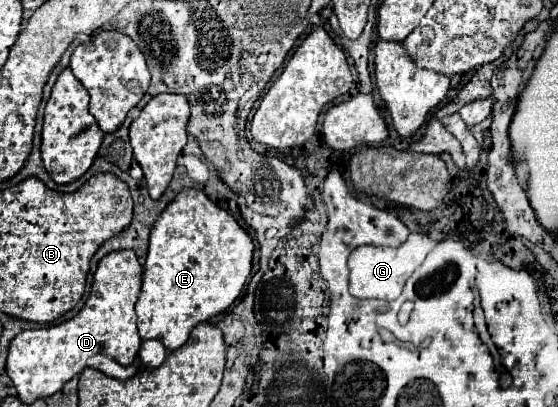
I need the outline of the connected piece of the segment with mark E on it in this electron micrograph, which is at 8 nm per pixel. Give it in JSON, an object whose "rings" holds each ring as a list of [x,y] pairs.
{"rings":[[[183,189],[155,221],[145,261],[137,309],[141,339],[157,339],[169,351],[179,349],[203,321],[225,311],[239,297],[253,259],[253,241],[231,213],[217,207],[199,189]]]}

